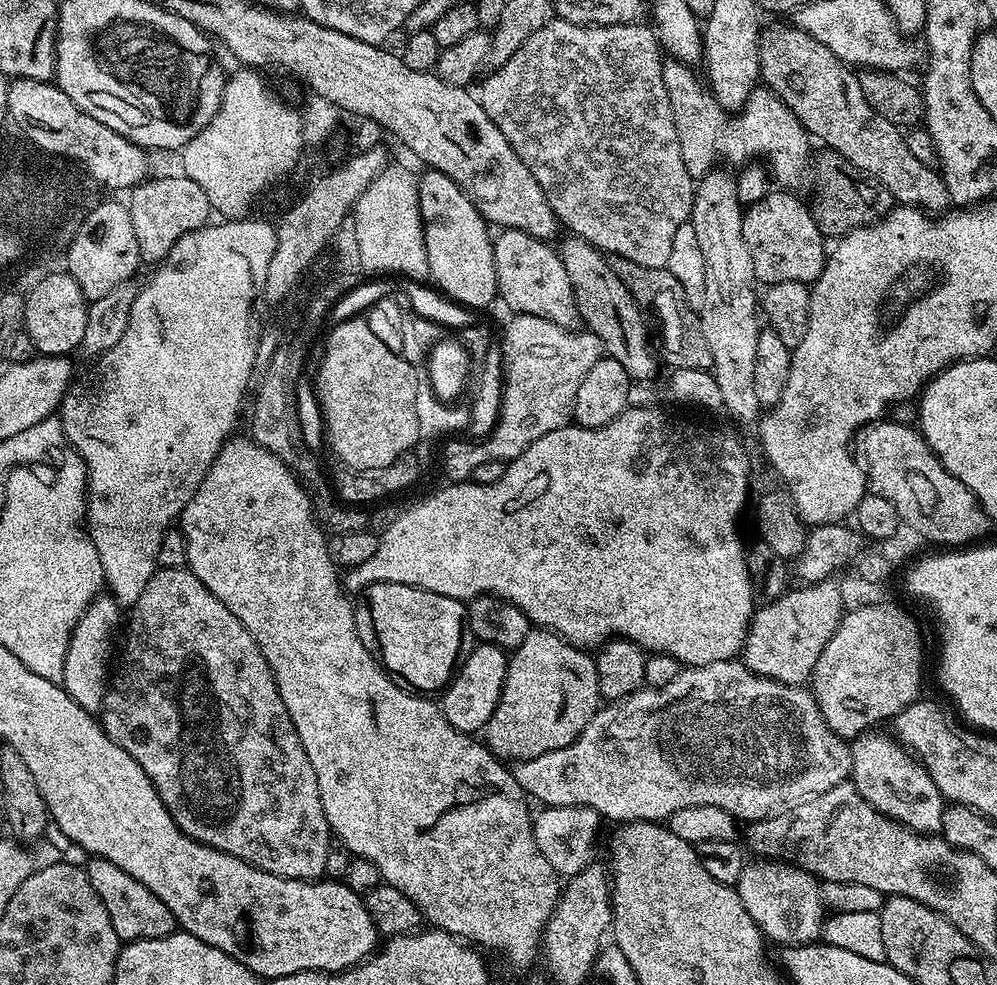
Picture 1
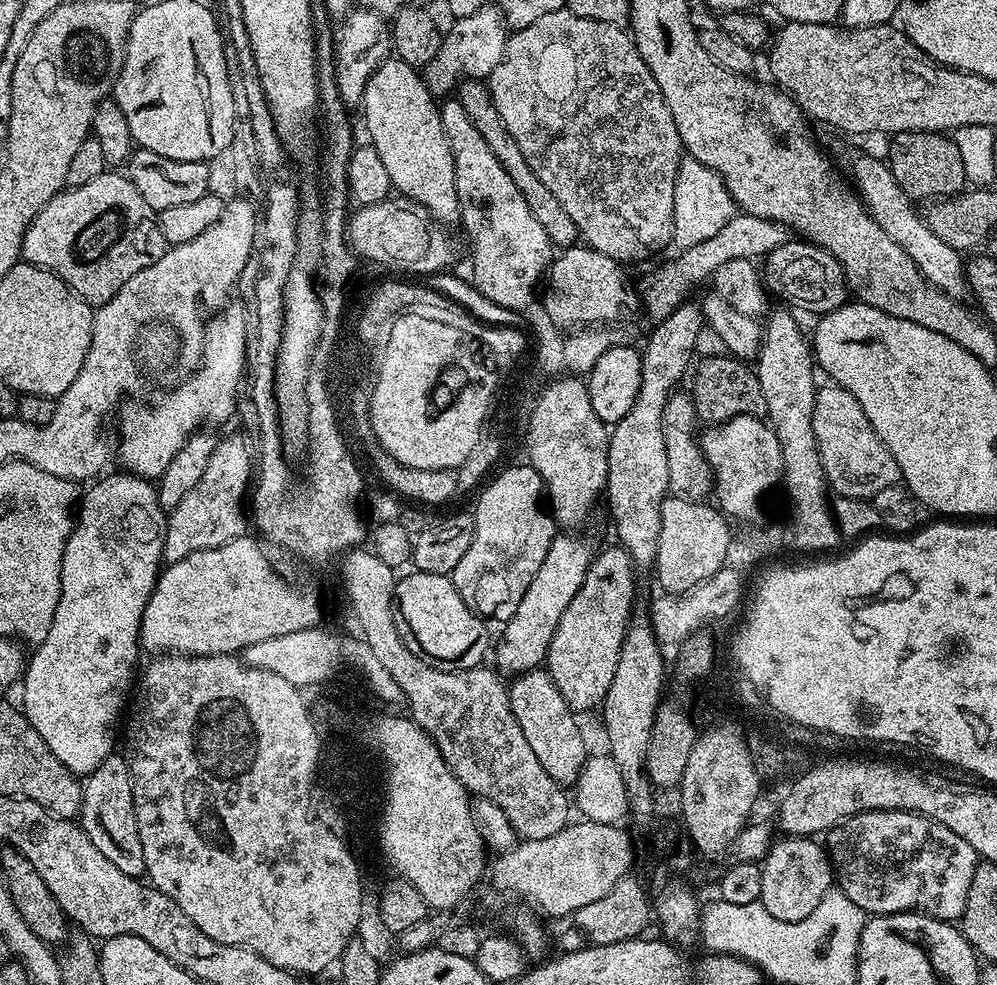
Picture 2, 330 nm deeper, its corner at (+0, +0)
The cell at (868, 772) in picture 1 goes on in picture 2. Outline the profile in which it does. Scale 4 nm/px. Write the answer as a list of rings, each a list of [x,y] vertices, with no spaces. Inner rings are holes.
[[[919,812],[849,816],[828,829],[826,851],[839,891],[872,916],[923,912],[936,920],[959,921],[978,863],[974,846],[966,838],[958,838],[954,830],[927,820]]]

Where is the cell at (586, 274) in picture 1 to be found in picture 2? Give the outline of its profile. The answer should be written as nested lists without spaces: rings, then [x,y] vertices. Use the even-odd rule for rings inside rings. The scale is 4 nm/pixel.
[[[465,78],[455,89],[454,96],[460,101],[462,110],[466,110],[466,118],[470,118],[470,122],[474,122],[478,134],[482,134],[482,138],[486,138],[486,146],[490,146],[490,150],[494,150],[494,158],[498,158],[498,162],[502,162],[502,170],[506,170],[506,174],[510,174],[514,186],[518,186],[522,198],[526,198],[526,206],[530,206],[530,214],[534,214],[534,218],[538,218],[542,230],[546,230],[548,240],[560,250],[573,247],[581,239],[579,230],[574,226],[574,218],[570,218],[570,214],[566,214],[566,210],[562,210],[562,202],[558,202],[558,198],[554,198],[554,194],[550,194],[550,190],[546,190],[542,178],[538,178],[538,174],[534,174],[534,170],[530,170],[530,162],[526,162],[526,157],[522,154],[522,149],[518,147],[518,142],[514,142],[514,134],[510,134],[510,130],[506,130],[506,126],[498,114],[498,106],[494,106],[494,98],[490,94],[487,83],[484,80]]]

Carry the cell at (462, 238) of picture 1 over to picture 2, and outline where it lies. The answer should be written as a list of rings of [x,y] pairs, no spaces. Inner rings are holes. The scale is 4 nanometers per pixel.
[[[389,58],[385,64],[378,66],[370,82],[366,82],[363,108],[364,124],[368,127],[367,139],[378,150],[379,157],[386,165],[393,189],[412,203],[421,204],[432,215],[433,220],[439,220],[445,226],[451,226],[452,223],[455,225],[460,218],[460,203],[454,178],[454,158],[450,142],[446,138],[446,130],[442,130],[437,97],[429,90],[425,77],[399,58]]]

